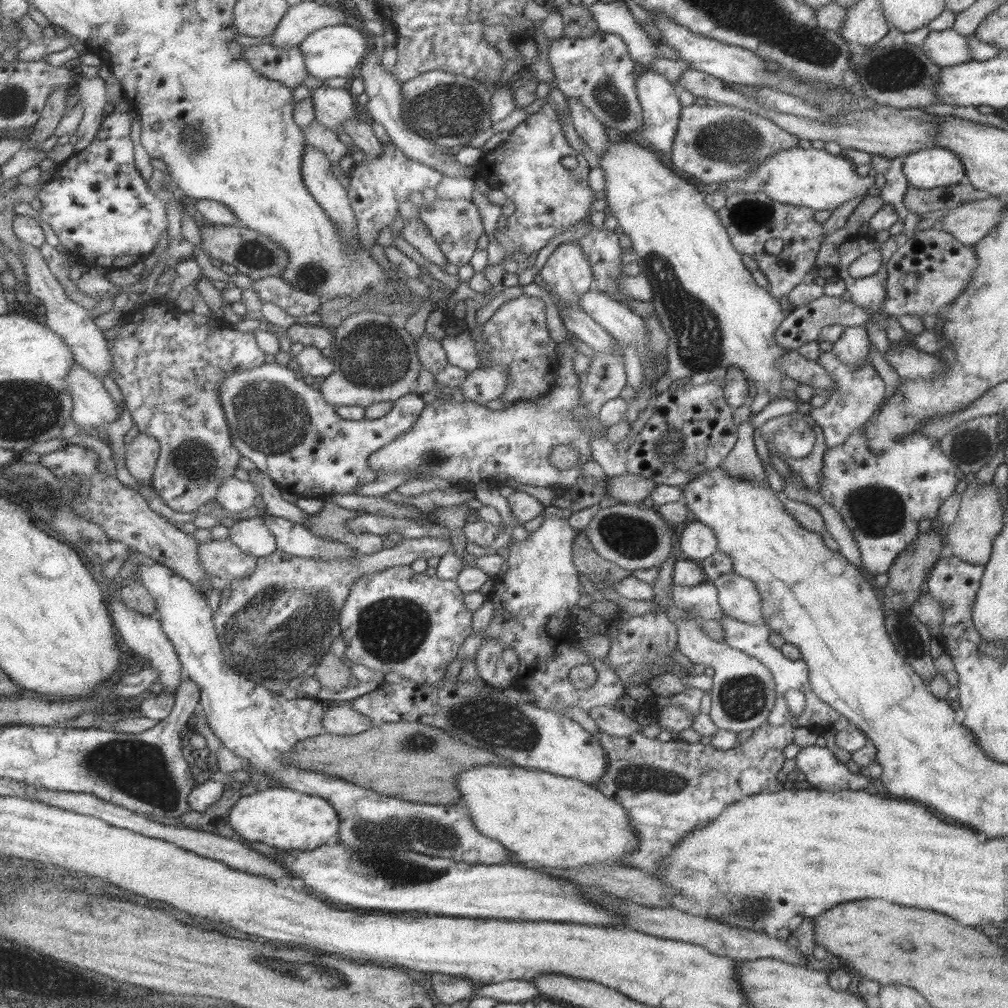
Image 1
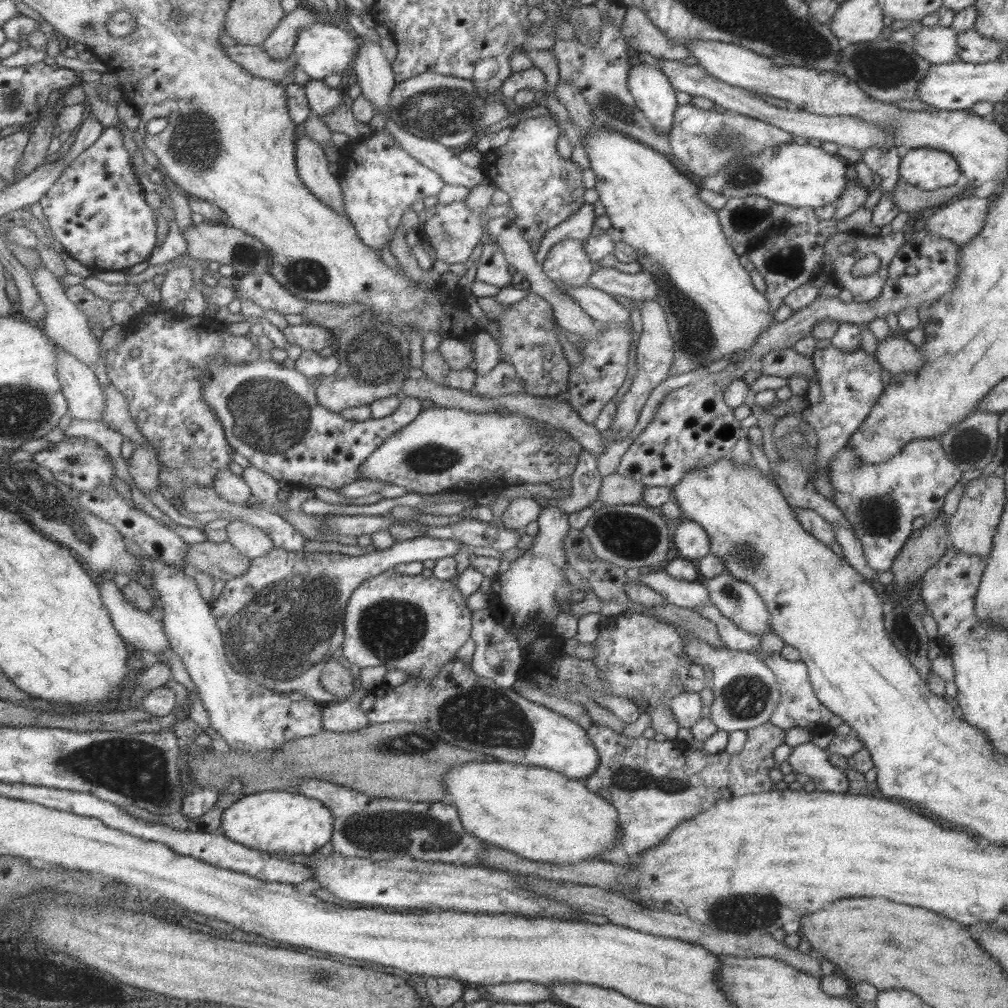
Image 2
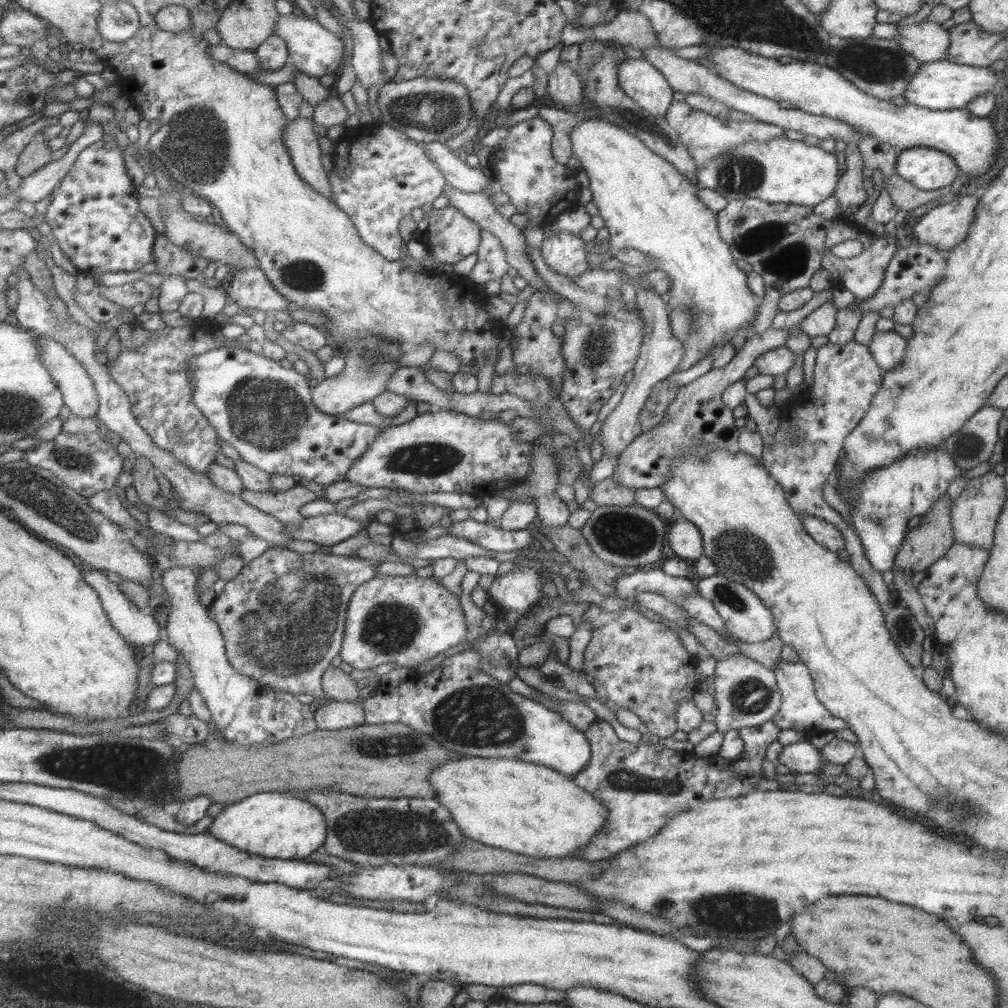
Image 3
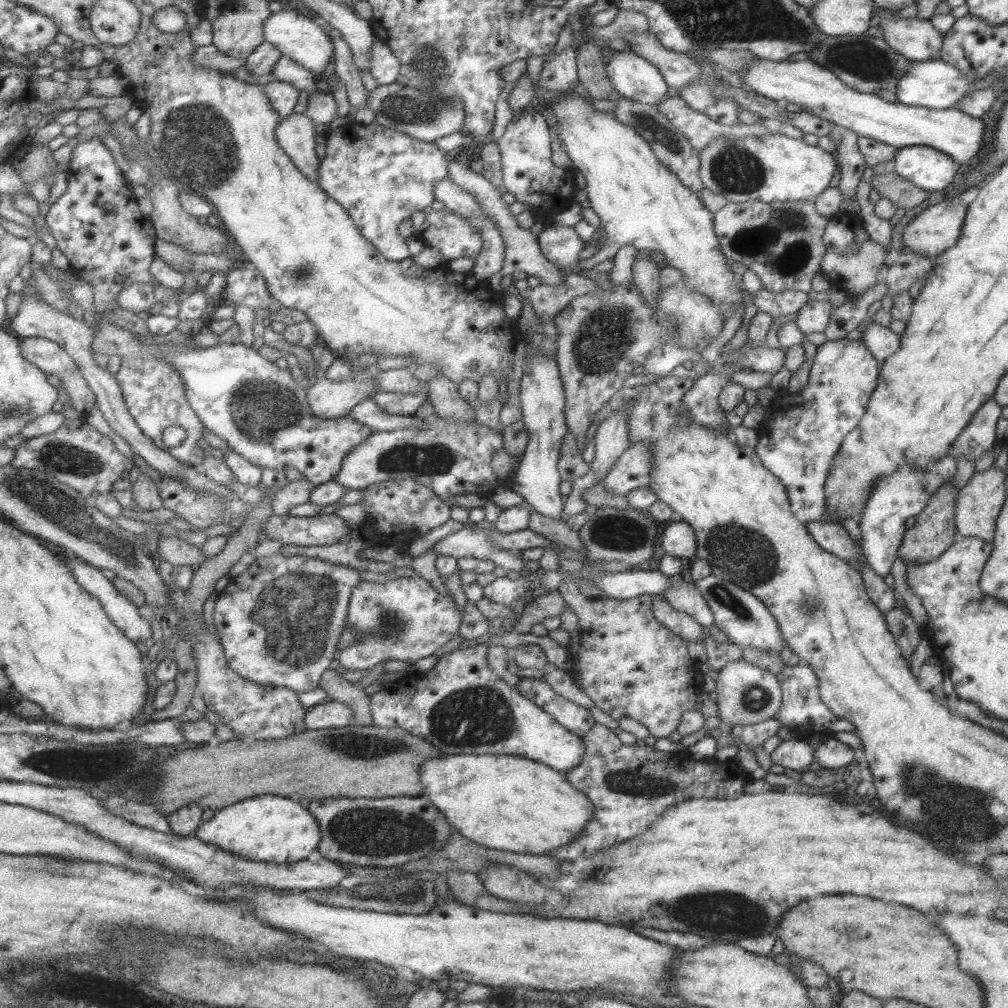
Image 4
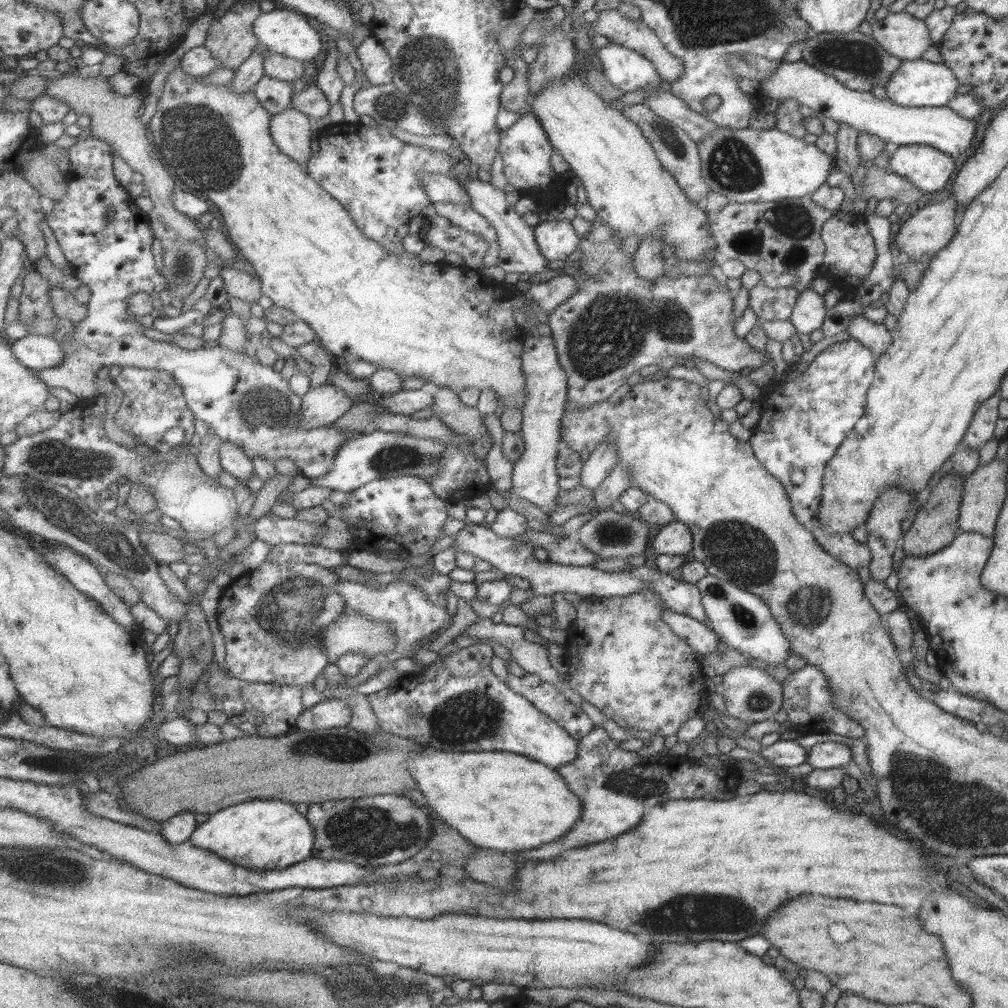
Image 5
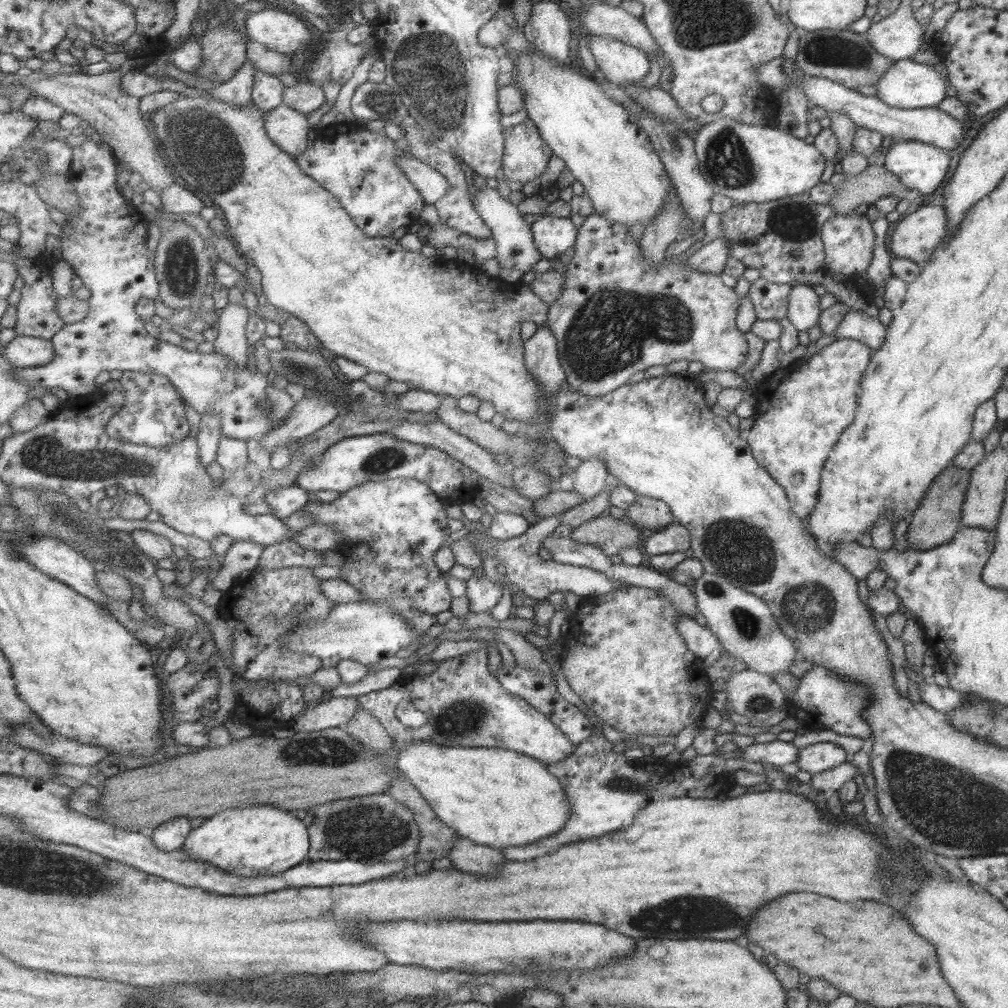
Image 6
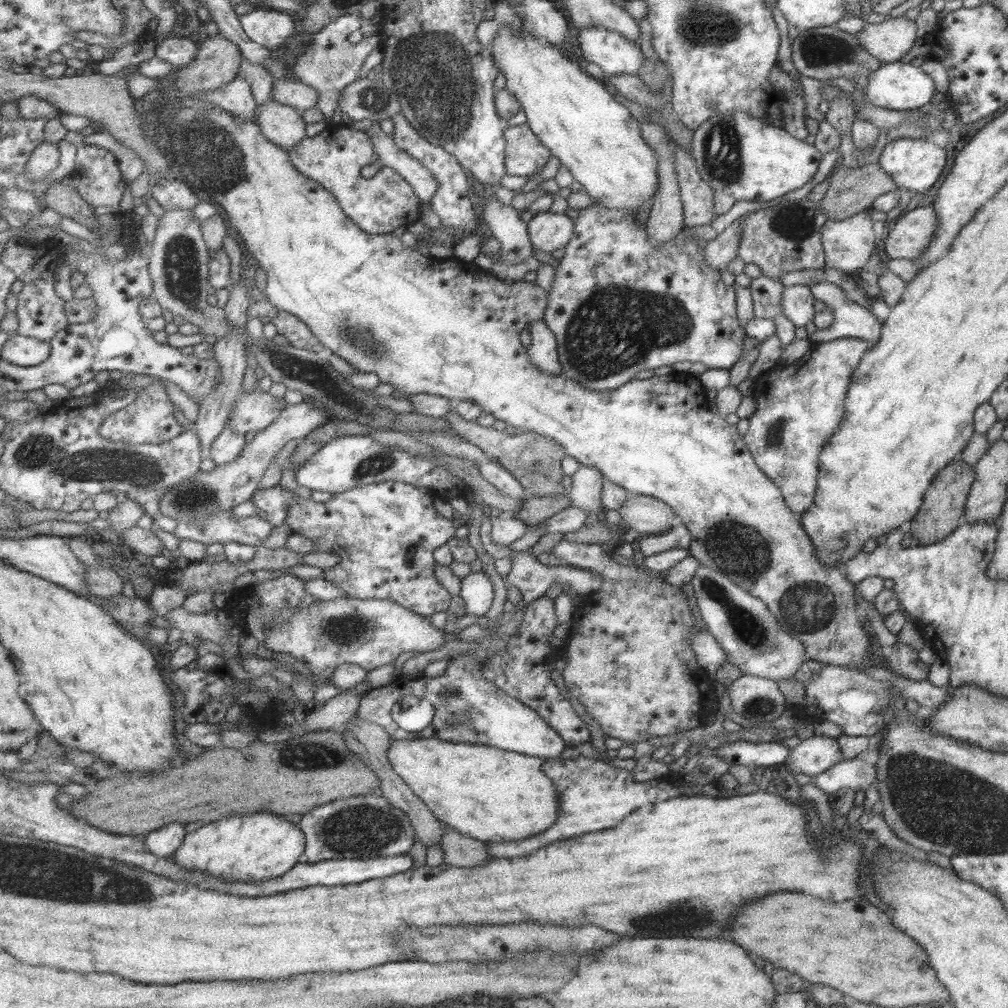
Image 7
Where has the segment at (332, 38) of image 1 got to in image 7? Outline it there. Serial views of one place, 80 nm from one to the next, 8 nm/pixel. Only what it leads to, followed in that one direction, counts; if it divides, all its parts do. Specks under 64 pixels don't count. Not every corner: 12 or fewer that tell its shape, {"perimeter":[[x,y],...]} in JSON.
{"perimeter":[[254,8],[240,16],[251,40],[279,48],[299,34],[289,12]]}

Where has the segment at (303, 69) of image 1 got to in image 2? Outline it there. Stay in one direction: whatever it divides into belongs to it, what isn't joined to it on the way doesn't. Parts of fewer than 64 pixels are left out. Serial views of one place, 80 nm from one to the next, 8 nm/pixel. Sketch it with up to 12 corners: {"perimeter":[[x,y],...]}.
{"perimeter":[[234,45],[225,49],[253,76],[285,78],[298,65],[294,55],[273,60],[263,45]]}

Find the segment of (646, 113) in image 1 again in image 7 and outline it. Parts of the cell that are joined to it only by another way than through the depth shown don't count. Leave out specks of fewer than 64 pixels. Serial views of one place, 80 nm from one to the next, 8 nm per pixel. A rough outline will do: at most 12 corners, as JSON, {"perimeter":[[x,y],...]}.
{"perimeter":[[605,27],[578,28],[583,60],[604,78],[636,75],[637,44]]}

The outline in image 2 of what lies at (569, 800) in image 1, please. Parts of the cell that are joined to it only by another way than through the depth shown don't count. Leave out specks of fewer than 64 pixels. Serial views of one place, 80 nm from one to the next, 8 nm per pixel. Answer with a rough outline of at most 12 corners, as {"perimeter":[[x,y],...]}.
{"perimeter":[[545,767],[447,772],[467,832],[529,860],[595,859],[615,806]]}

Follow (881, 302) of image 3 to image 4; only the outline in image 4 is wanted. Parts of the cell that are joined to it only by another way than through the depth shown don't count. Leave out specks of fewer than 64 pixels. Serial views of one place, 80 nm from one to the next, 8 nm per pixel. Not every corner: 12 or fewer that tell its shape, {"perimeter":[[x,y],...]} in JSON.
{"perimeter":[[903,250],[887,267],[889,296],[921,283],[935,267],[931,259]]}

